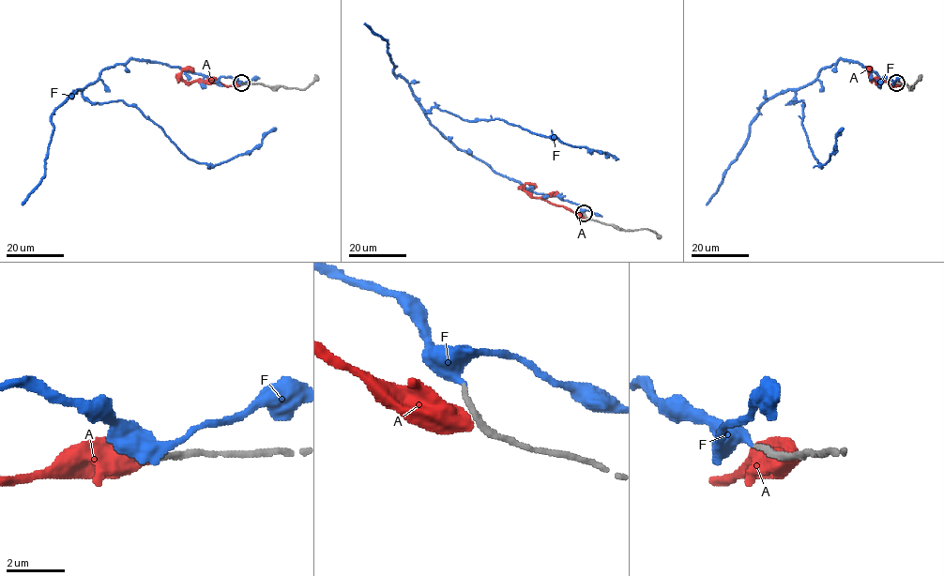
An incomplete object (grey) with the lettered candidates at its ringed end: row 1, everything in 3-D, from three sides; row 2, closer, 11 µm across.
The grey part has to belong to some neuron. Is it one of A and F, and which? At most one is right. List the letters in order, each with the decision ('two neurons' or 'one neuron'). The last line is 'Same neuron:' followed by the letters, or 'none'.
A: two neurons
F: one neuron
Same neuron: F

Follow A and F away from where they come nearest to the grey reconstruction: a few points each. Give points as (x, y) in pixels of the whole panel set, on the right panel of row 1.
A: (900, 83), (893, 86), (890, 83), (876, 82), (866, 69), (870, 71)
F: (896, 83), (839, 59), (796, 91), (790, 102), (802, 99), (802, 126), (820, 165), (843, 128)

